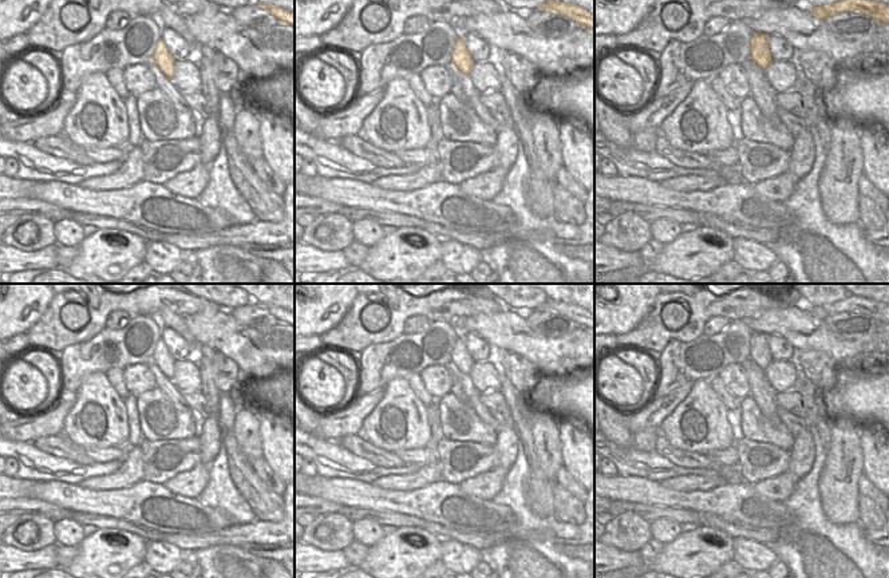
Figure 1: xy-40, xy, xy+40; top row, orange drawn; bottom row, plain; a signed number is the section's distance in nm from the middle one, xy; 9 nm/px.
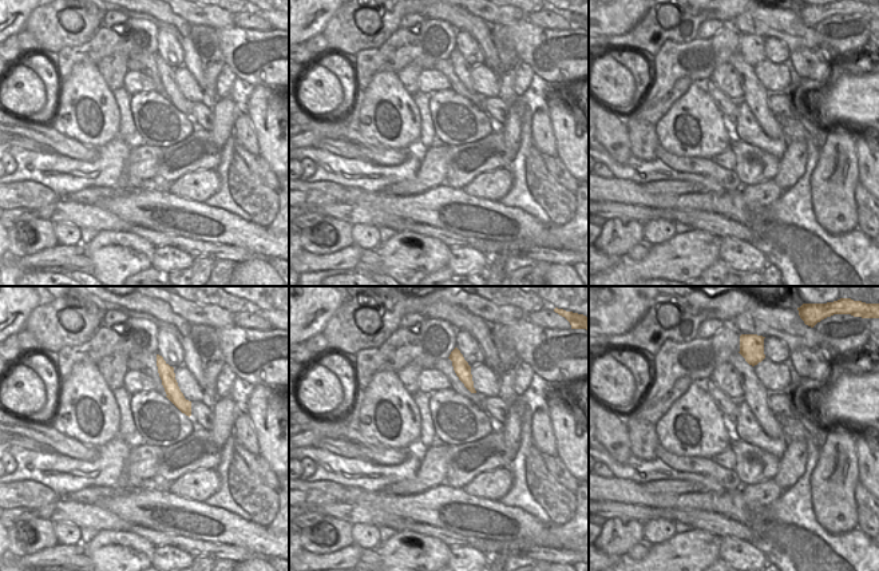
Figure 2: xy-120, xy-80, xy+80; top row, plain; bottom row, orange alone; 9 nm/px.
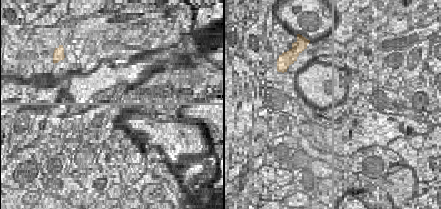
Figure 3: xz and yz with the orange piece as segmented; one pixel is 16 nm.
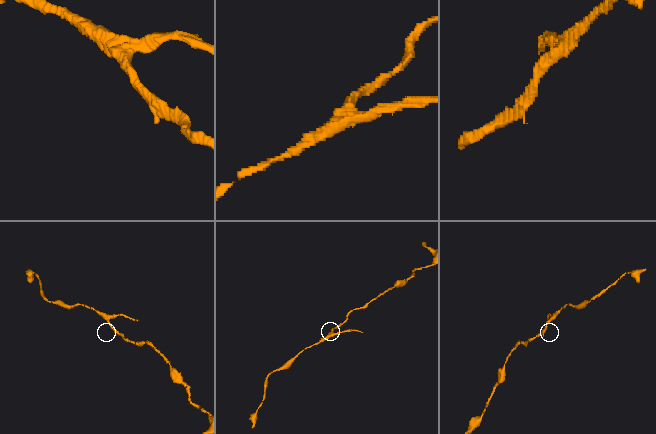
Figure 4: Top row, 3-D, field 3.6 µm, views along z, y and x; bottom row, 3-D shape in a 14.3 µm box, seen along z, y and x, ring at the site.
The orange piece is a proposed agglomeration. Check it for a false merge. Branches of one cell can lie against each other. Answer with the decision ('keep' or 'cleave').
keep

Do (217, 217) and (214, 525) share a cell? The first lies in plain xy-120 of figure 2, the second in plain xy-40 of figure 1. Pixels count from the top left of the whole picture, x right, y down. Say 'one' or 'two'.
one

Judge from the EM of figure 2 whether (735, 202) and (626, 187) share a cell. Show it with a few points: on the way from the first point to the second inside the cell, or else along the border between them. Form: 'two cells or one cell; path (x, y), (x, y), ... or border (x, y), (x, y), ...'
one cell; path (708, 202), (653, 201)

